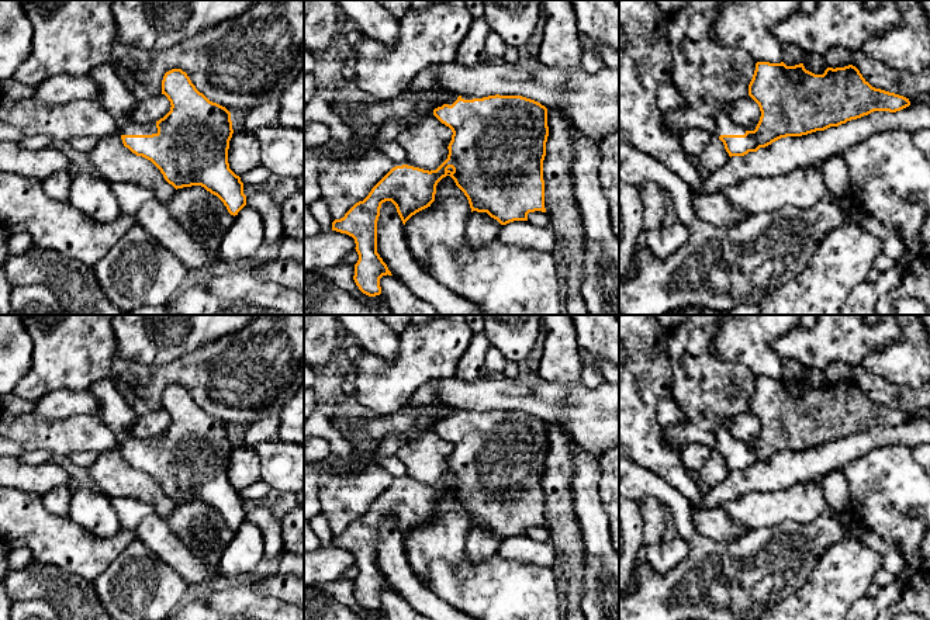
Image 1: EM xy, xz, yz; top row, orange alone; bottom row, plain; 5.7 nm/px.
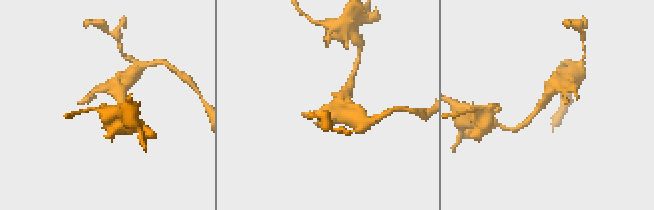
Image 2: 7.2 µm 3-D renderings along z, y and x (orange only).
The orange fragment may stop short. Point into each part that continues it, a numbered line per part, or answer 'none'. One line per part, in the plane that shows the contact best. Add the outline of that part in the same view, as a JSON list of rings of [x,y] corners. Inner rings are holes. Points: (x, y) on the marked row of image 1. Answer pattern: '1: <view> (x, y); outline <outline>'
1: xy (114, 96); outline [[[113,62],[94,67],[89,76],[98,84],[96,101],[115,120],[121,135],[158,134],[156,122],[138,124],[131,118],[138,101],[115,73]]]

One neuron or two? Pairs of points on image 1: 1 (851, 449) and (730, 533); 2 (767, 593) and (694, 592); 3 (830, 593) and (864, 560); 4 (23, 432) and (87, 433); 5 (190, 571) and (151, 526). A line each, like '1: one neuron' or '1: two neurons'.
1: two neurons
2: one neuron
3: one neuron
4: one neuron
5: one neuron

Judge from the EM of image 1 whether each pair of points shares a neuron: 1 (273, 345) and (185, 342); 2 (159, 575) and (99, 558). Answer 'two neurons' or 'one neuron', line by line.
1: two neurons
2: two neurons

